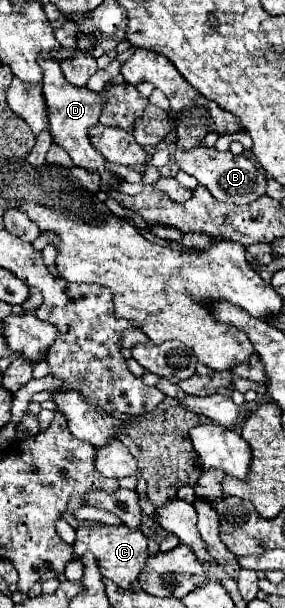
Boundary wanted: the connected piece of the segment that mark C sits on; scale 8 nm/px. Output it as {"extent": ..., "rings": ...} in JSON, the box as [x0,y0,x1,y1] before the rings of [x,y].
{"extent":[66,523,148,591],"rings":[[[86,523],[76,531],[76,541],[74,541],[74,559],[66,563],[66,579],[68,581],[80,581],[84,575],[84,563],[82,563],[82,555],[84,553],[92,553],[98,561],[100,573],[114,581],[122,591],[132,591],[132,583],[140,577],[140,573],[146,567],[146,559],[148,559],[148,539],[144,537],[142,531],[134,531],[126,525],[120,527],[112,527],[112,525],[102,525],[102,523]]]}

